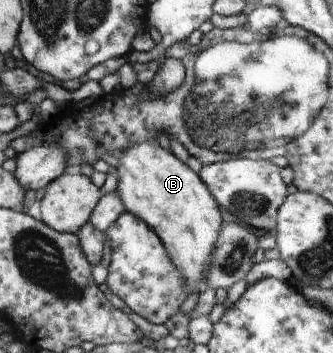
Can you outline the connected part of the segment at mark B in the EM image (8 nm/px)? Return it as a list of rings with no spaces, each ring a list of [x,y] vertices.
[[[160,139],[134,145],[128,151],[117,156],[120,159],[120,166],[114,168],[119,174],[119,184],[116,191],[121,196],[125,210],[132,213],[136,218],[142,219],[160,236],[169,257],[173,259],[173,263],[185,281],[188,295],[193,292],[200,294],[208,287],[206,280],[209,264],[212,262],[212,255],[226,214],[200,175],[192,171],[172,152],[168,152],[168,148],[164,150],[160,144]]]

